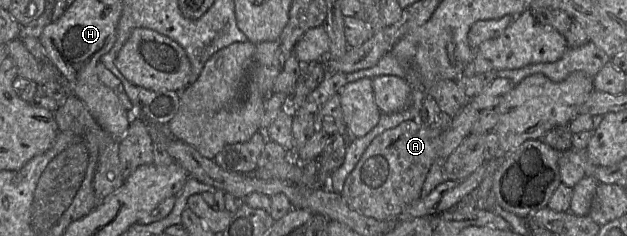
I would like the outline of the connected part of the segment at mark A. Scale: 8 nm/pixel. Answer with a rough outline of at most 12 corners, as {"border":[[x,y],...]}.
{"border":[[468,102],[450,127],[407,120],[374,138],[346,178],[351,209],[397,220],[433,163],[471,134]]}

